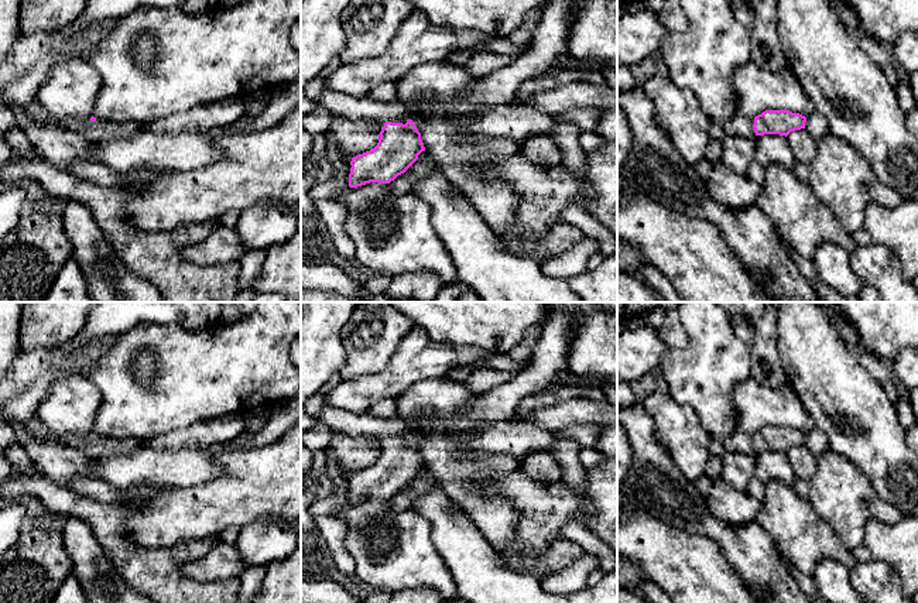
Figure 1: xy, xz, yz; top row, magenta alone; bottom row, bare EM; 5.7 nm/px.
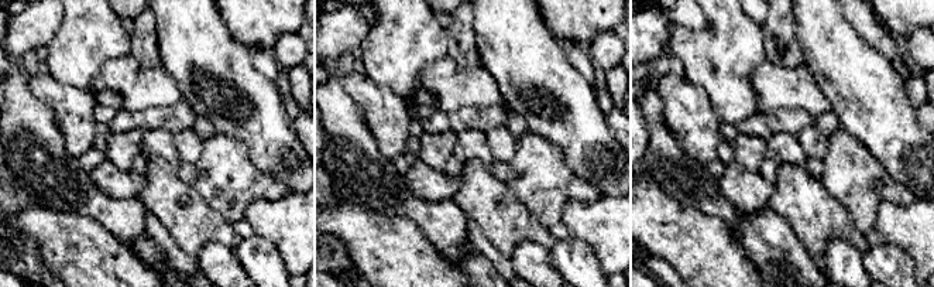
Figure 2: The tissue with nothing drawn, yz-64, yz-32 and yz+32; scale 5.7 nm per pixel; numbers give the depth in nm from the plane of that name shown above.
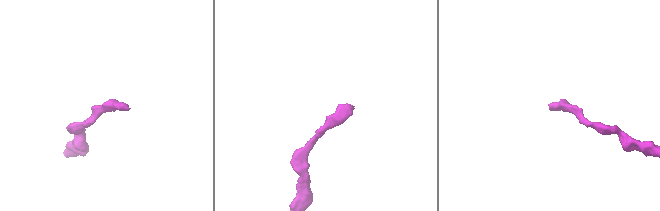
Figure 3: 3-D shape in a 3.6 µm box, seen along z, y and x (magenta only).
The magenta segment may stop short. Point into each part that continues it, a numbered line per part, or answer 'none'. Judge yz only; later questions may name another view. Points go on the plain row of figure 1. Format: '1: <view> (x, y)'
1: yz (740, 442)

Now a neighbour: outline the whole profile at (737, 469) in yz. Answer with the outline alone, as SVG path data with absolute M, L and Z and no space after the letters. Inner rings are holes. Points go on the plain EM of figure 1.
M726 450L722 456L723 469L720 477L736 490L746 491L756 469L757 455Z

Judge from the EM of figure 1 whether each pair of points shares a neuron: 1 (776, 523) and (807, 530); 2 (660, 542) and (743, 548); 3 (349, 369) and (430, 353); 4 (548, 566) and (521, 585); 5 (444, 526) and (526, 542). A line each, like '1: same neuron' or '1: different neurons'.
1: same neuron
2: different neurons
3: different neurons
4: different neurons
5: different neurons

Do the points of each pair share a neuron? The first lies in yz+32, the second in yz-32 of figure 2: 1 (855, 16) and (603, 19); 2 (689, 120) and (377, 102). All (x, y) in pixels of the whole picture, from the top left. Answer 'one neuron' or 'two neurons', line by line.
1: two neurons
2: one neuron

